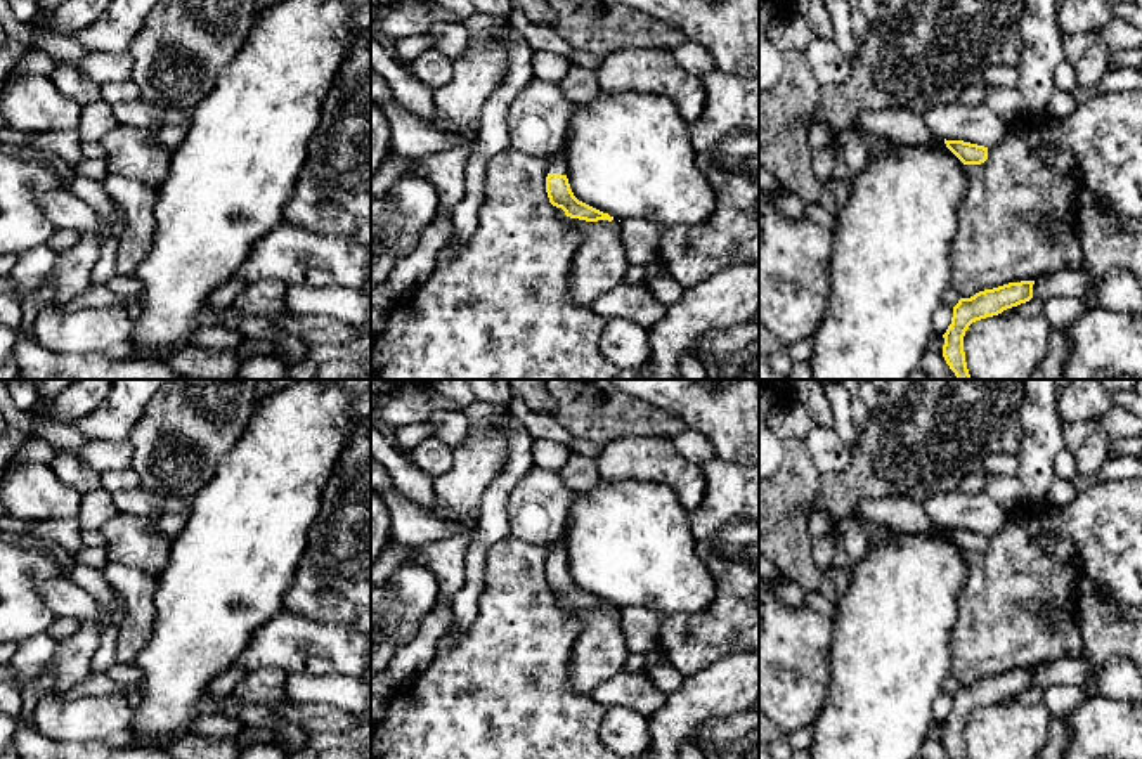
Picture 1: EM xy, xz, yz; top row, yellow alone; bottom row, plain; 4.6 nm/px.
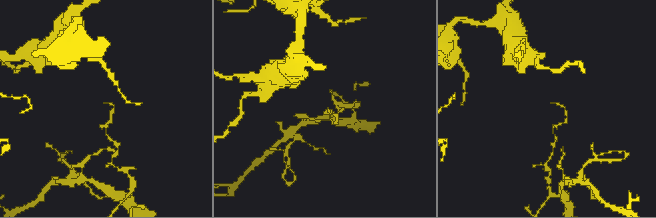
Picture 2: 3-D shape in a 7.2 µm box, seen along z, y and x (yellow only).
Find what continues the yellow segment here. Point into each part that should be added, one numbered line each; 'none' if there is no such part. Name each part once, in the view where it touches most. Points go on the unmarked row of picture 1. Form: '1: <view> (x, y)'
1: xz (558, 550)

